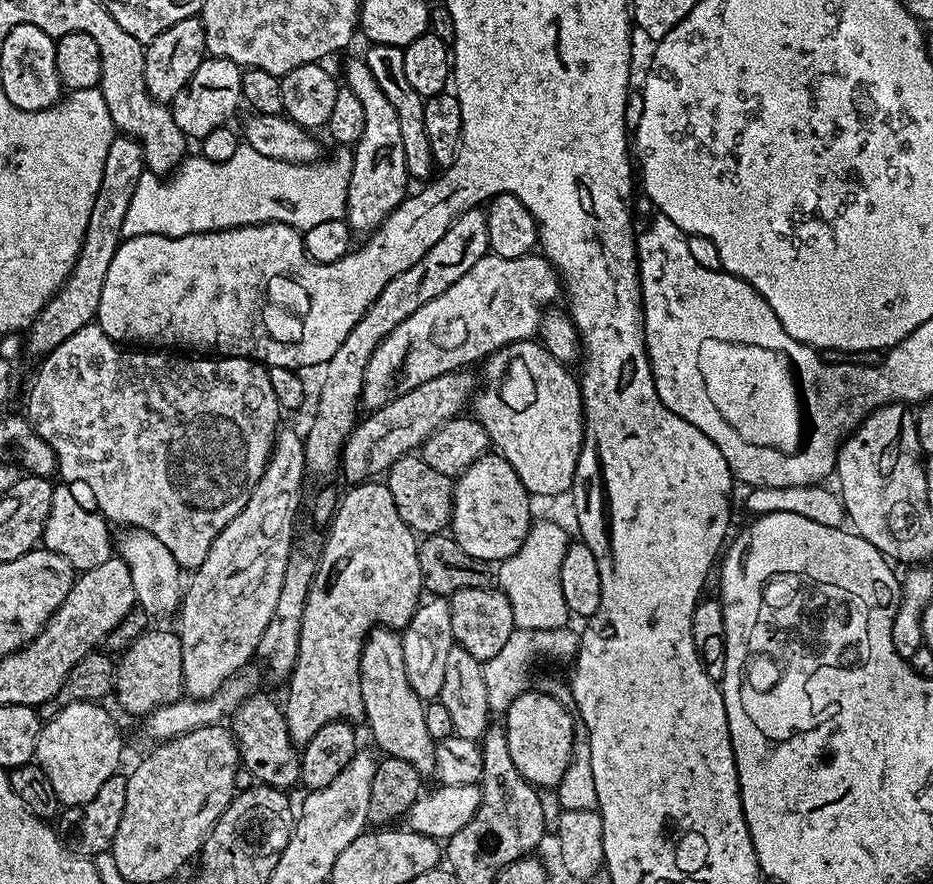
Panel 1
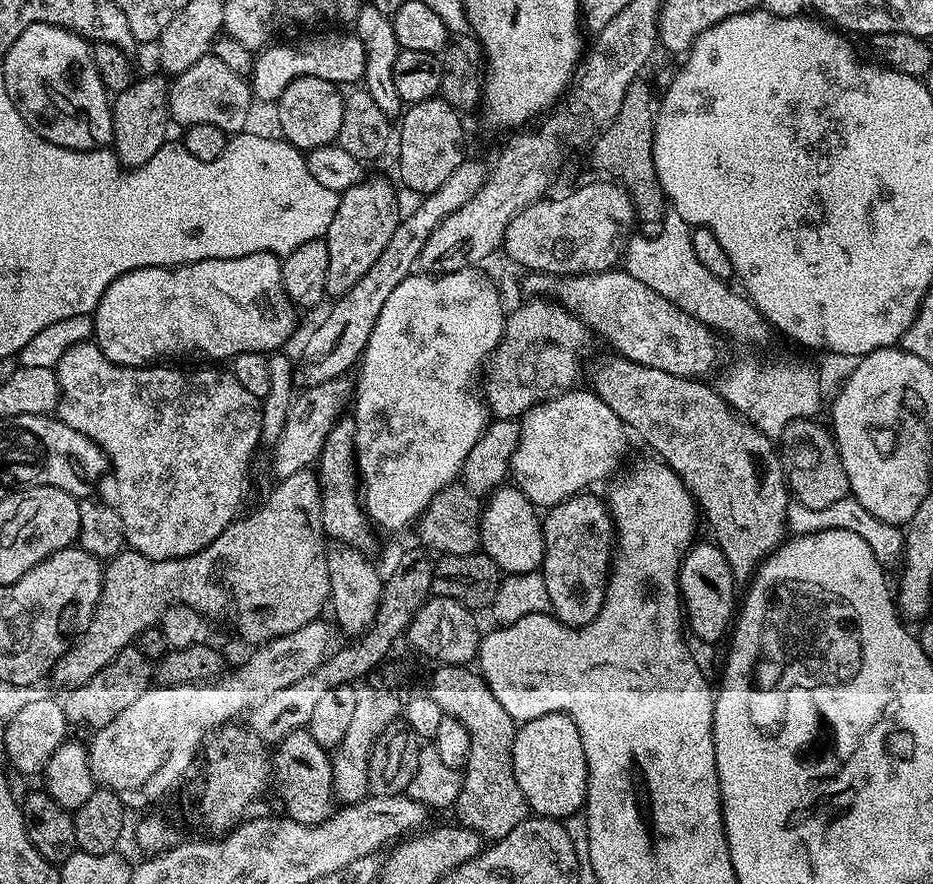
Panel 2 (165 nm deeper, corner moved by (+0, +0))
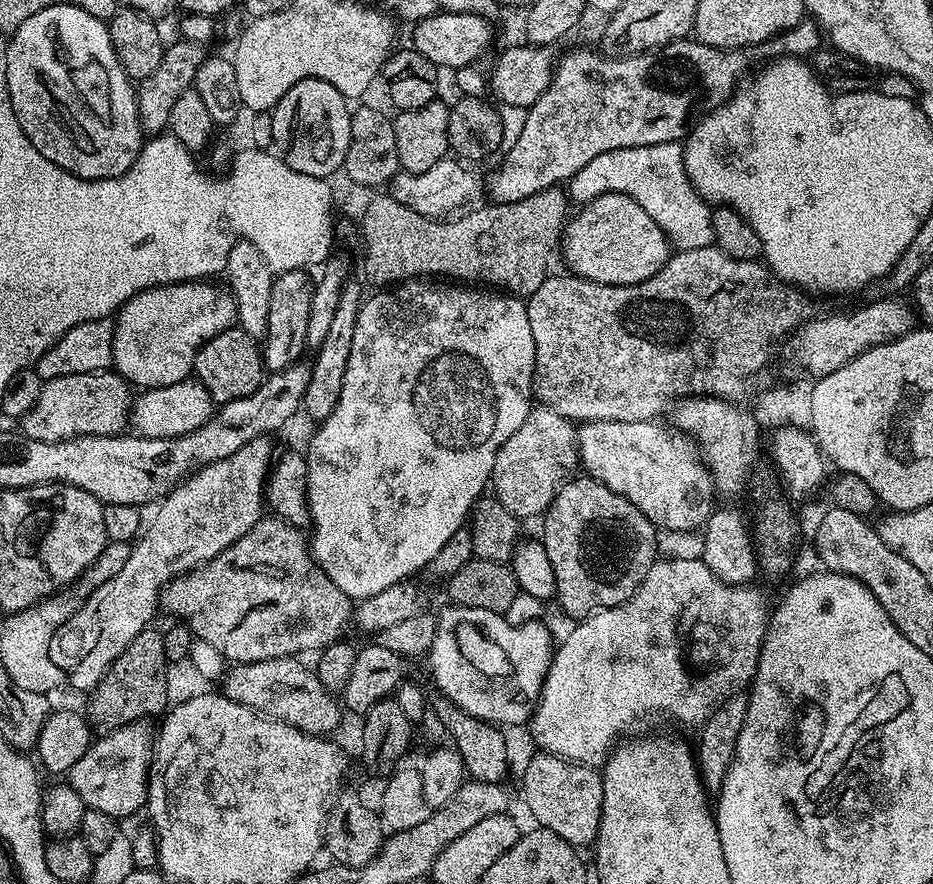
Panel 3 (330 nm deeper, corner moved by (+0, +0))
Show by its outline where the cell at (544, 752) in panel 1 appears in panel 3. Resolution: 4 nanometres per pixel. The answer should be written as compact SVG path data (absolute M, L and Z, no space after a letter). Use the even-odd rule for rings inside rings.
M537 751L524 768L524 804L535 823L558 834L573 846L591 845L598 834L602 814L601 773L587 764L564 760L549 752Z

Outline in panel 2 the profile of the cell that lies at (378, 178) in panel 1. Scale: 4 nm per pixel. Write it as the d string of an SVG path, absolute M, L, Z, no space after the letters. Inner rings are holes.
M380 176L368 179L362 178L339 193L338 210L328 227L326 239L330 250L330 270L326 274L326 293L332 298L344 296L346 290L350 290L350 286L354 286L354 282L374 266L402 219L400 200L396 197L397 185Z

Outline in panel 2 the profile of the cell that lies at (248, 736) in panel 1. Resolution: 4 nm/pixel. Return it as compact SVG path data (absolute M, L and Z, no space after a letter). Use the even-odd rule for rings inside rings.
M307 727L296 728L294 734L275 745L272 776L274 788L280 791L280 800L284 803L283 811L294 822L303 824L321 824L334 812L334 774L332 756L329 749L318 746L308 733Z

